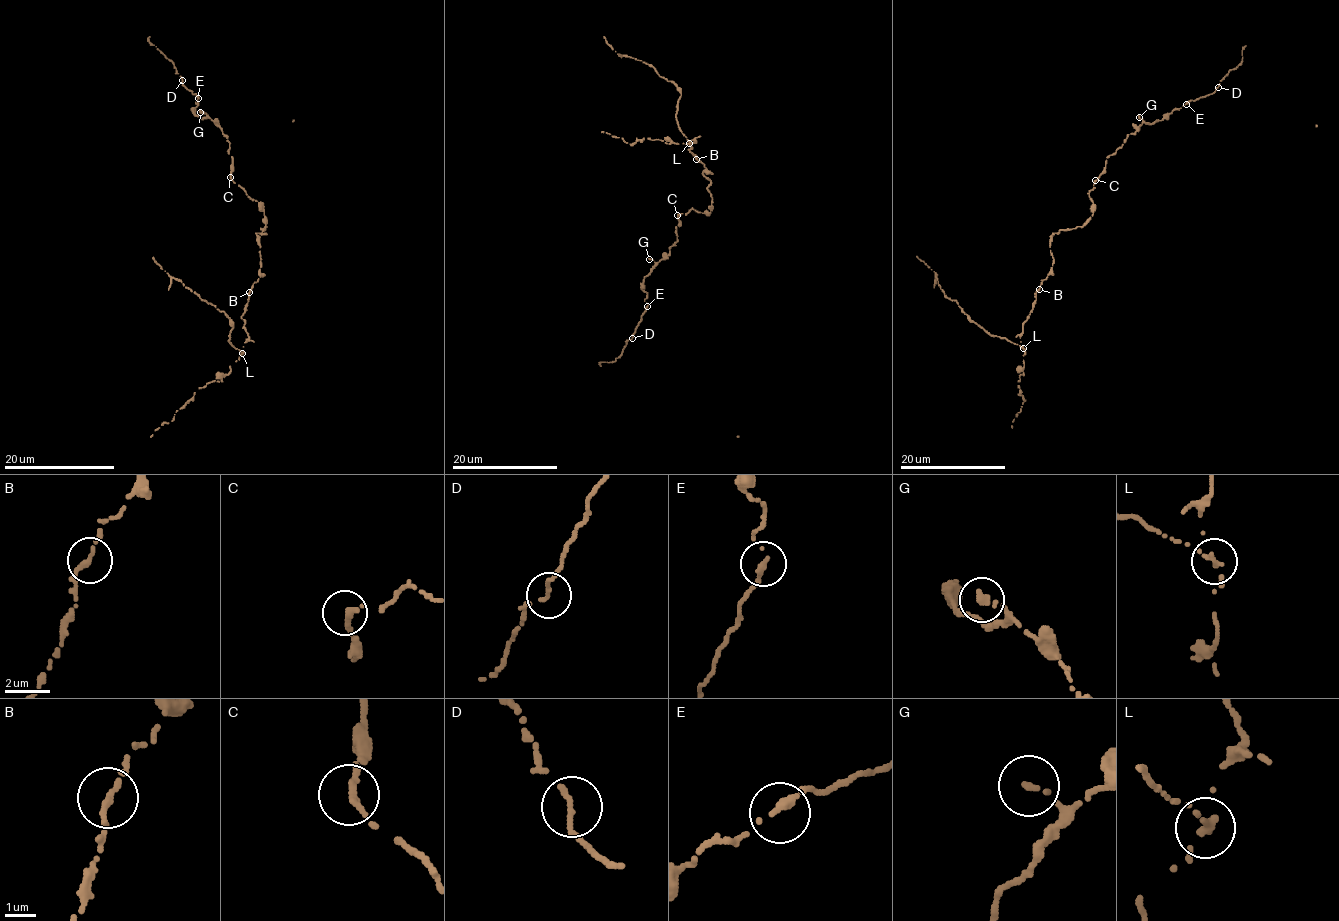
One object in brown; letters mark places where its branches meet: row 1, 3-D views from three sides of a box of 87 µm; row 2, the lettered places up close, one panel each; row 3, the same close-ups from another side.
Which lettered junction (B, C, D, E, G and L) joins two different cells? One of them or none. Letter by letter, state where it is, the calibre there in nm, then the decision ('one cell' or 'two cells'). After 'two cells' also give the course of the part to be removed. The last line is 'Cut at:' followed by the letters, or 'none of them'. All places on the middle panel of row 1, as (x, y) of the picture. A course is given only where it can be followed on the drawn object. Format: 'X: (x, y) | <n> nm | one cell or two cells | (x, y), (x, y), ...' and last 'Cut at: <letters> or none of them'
B: (696, 159) | 200 nm | one cell
C: (677, 215) | 240 nm | one cell
D: (632, 338) | 160 nm | one cell
E: (647, 306) | 200 nm | one cell
G: (649, 259) | 280 nm | one cell
L: (689, 143) | 200 nm | two cells | (689, 143), (677, 124), (676, 112), (681, 90), (648, 64), (629, 56), (620, 56), (603, 36)
Cut at: L

